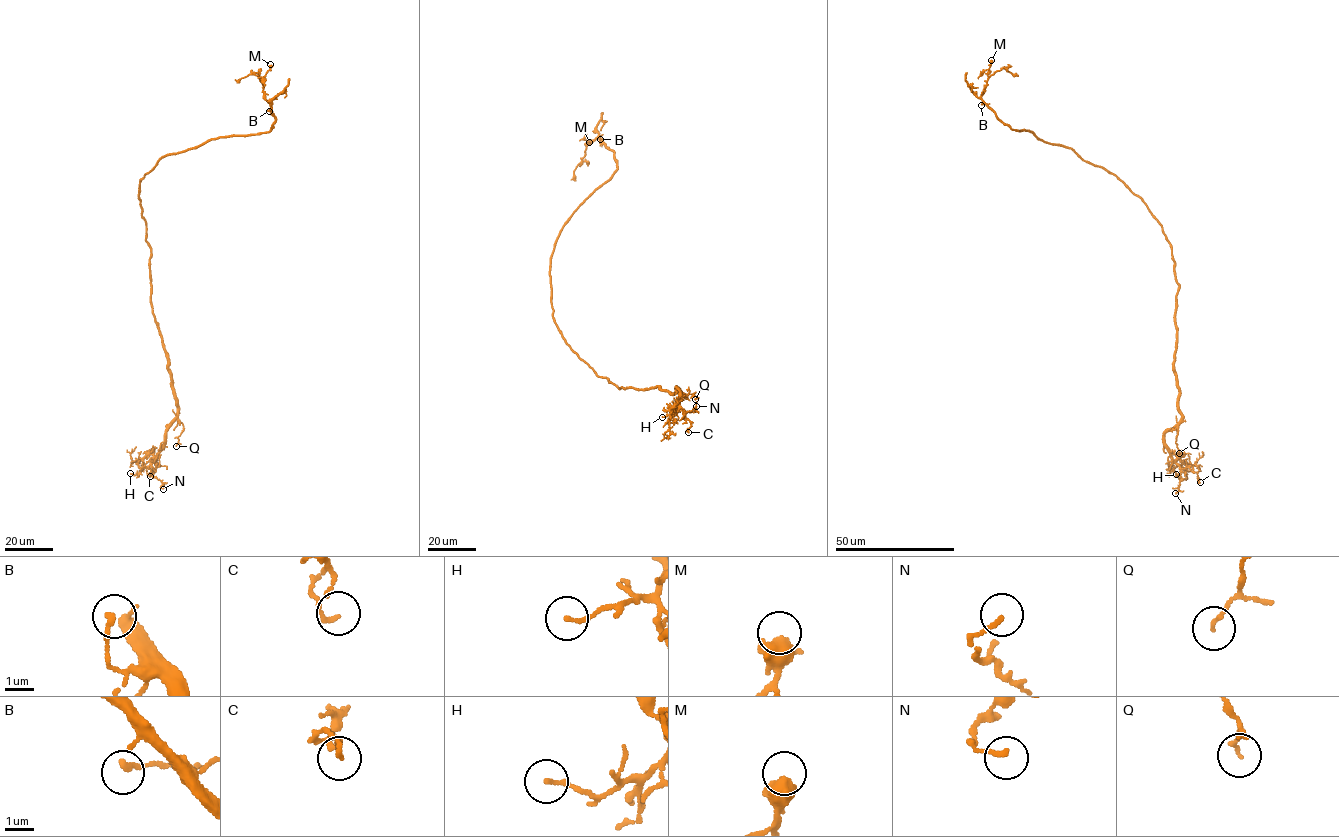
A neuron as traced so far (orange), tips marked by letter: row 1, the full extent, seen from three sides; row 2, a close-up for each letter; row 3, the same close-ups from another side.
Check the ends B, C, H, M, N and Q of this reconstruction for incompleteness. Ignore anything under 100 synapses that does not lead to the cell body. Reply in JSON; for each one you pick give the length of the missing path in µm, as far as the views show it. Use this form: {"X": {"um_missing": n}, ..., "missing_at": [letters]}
{"missing_at": []}

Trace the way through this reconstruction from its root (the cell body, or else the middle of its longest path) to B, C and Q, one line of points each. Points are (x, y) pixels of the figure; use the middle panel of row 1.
B: (572, 349), (553, 317), (549, 272), (560, 232), (580, 205), (617, 168), (613, 152), (599, 142), (600, 139)
C: (572, 349), (597, 375), (619, 389), (656, 387), (685, 397), (677, 387), (680, 407), (691, 424), (688, 432)
Q: (572, 349), (597, 375), (608, 379), (619, 389), (656, 387), (685, 397), (695, 392), (695, 399)

